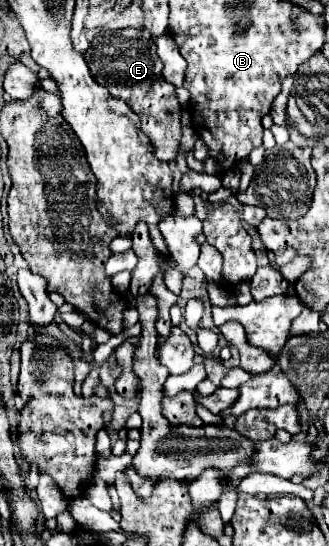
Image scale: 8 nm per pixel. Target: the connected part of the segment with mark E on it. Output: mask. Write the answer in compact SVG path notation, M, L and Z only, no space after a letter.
M102 28L98 36L90 40L90 48L84 54L92 76L98 84L106 86L110 94L122 102L126 102L138 116L140 128L150 138L156 148L156 158L164 162L174 162L180 154L180 102L176 98L176 88L162 78L162 60L156 54L154 40L138 38L130 40L122 34L116 34L108 28Z

